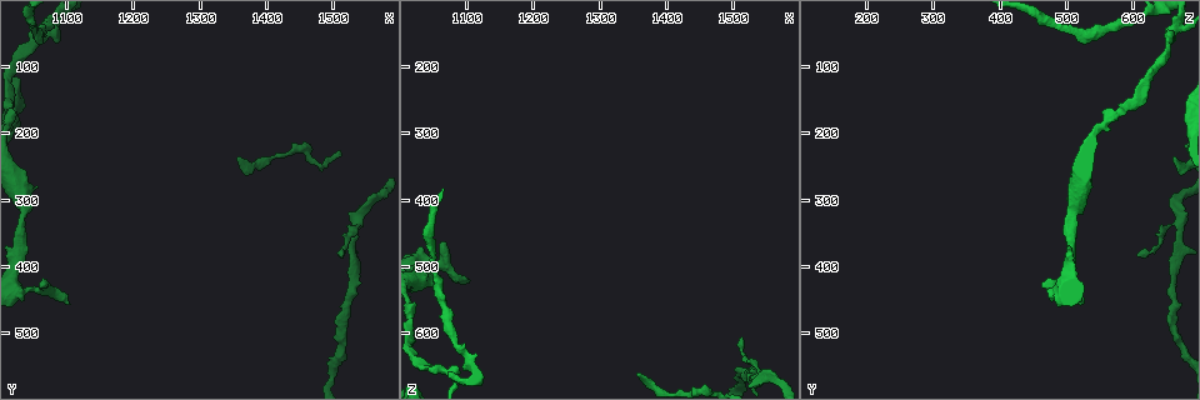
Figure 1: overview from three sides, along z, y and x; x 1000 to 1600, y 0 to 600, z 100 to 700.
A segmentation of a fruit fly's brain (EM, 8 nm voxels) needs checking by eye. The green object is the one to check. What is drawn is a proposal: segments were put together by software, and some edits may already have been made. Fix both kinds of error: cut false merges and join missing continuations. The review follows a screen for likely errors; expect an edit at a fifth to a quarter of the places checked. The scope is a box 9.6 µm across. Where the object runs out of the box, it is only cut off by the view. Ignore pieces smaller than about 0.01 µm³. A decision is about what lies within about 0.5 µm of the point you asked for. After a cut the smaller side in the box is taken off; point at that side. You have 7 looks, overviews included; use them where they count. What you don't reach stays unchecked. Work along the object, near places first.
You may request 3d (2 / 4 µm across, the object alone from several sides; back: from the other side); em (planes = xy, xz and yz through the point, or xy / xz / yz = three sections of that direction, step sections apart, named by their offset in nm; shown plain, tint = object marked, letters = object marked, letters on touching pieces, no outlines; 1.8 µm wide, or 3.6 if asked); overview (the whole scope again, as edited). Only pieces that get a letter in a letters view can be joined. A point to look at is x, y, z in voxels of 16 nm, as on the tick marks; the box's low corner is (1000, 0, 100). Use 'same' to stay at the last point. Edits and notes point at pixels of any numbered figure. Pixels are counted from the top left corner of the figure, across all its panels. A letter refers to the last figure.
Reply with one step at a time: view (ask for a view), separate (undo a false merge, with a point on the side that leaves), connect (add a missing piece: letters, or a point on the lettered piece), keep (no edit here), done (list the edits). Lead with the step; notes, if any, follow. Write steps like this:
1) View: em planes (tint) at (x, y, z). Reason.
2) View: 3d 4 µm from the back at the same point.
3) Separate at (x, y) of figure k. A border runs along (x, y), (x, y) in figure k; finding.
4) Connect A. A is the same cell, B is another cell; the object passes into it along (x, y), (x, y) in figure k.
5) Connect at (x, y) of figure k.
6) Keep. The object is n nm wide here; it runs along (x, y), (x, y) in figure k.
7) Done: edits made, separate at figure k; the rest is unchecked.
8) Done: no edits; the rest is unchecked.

View: em xz step 8 (tint) at (1070, 430, 465). Free end.

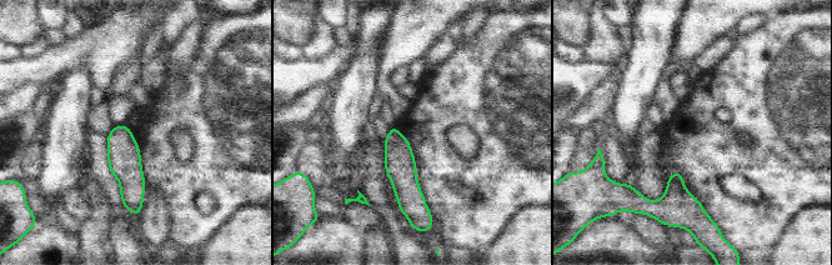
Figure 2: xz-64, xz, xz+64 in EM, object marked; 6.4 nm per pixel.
View: em planes (letters) at the same point.

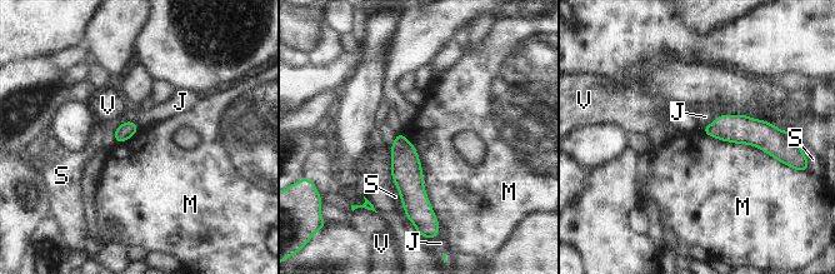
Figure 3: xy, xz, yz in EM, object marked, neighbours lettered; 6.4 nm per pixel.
Keep. J, M, S and V are other cells; no lettered piece goes on from it.

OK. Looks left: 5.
View: 3d 4 µm at (1360, 235, 660). Tapers out.

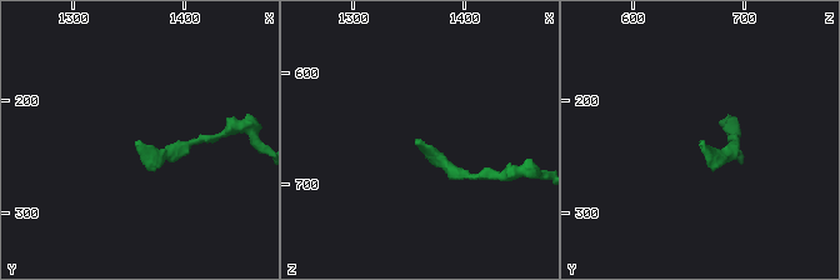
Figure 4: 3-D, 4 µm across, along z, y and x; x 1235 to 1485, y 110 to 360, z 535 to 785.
View: em planes (tint) at (1358, 236, 660).

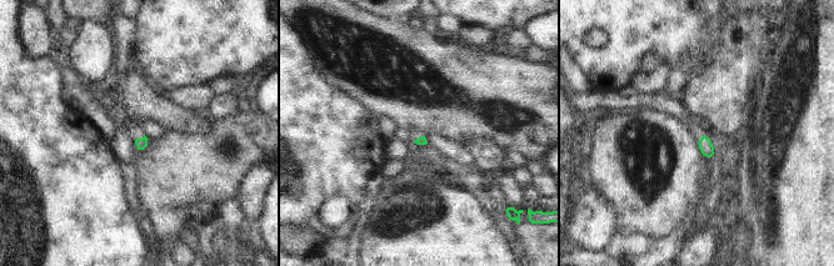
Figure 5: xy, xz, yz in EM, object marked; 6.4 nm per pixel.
View: em planes (letters) at the same point. What lies round it.

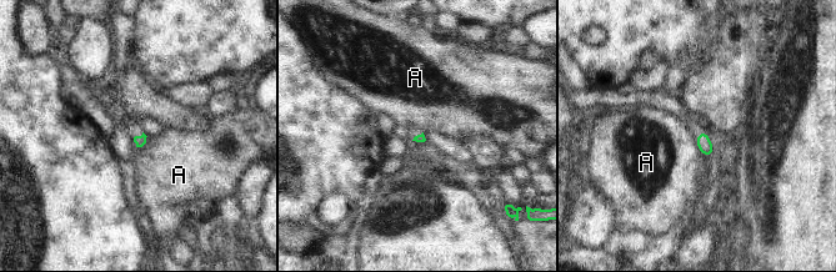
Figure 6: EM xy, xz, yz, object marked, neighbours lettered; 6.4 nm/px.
Keep. A is another cell; a border runs along (694, 137), (701, 154) in figure 6; none of them fits.

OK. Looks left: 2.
Done: no edits; the rest is unchecked.

